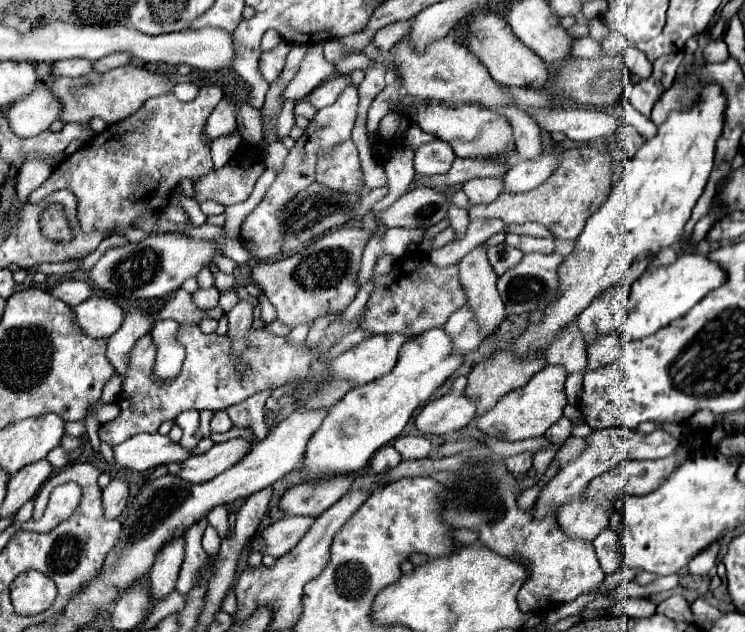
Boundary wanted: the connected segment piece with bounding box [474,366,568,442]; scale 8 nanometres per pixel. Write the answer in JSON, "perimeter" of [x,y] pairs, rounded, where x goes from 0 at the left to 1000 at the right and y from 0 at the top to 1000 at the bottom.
{"perimeter":[[[730,579],[722,592],[711,598],[706,611],[687,617],[685,623],[671,630],[660,649],[642,658],[636,665],[636,674],[650,687],[666,693],[671,684],[671,696],[685,696],[685,699],[728,690],[754,658],[754,649],[760,642],[760,620],[757,620],[760,595],[762,592],[754,579]]]}

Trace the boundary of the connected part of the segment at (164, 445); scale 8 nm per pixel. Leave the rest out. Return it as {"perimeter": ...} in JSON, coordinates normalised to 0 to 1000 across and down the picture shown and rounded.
{"perimeter":[[[183,687],[152,709],[156,734],[177,744],[199,744],[215,734],[247,731],[255,715],[217,687]]]}

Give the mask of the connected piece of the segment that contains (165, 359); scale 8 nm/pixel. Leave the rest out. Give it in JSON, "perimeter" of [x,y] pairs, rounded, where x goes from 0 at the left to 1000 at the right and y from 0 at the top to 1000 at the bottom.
{"perimeter":[[[215,506],[207,522],[204,522],[204,538],[209,544],[209,579],[207,579],[207,589],[215,601],[228,601],[231,595],[236,595],[242,589],[242,579],[247,573],[247,547],[239,541],[236,528],[239,528],[239,519],[242,513],[234,509],[234,506]]]}

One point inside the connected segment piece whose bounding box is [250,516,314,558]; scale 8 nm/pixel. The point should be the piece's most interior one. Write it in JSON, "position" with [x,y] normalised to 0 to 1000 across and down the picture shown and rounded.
{"position":[370,853]}

